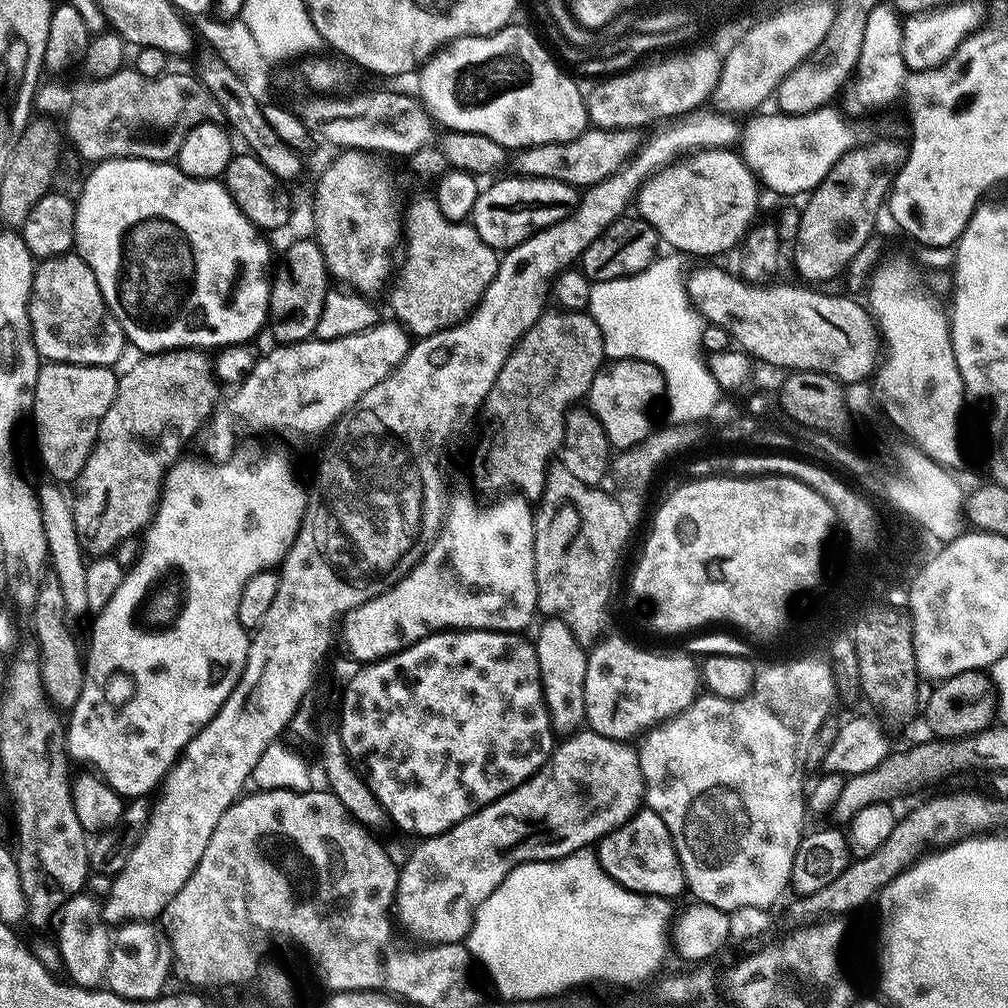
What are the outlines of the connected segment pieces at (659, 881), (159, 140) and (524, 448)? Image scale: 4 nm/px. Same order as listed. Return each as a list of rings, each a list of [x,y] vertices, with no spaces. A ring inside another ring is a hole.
[[[641,807],[621,828],[615,828],[599,840],[594,851],[606,874],[631,892],[644,896],[653,896],[658,892],[668,898],[668,892],[676,894],[676,890],[685,891],[684,875],[672,845],[670,830],[666,830],[666,822],[662,822],[652,808]]]
[[[125,66],[120,69],[120,72],[112,74],[109,77],[102,77],[100,79],[85,78],[86,80],[76,80],[73,84],[63,84],[60,78],[52,79],[56,80],[50,81],[49,84],[48,81],[41,83],[40,87],[36,89],[35,111],[43,114],[45,117],[55,118],[57,121],[64,120],[62,132],[66,137],[67,143],[69,140],[76,147],[77,154],[84,160],[92,160],[91,162],[99,162],[101,160],[158,160],[161,162],[172,162],[175,161],[182,142],[186,142],[186,134],[190,134],[190,130],[194,130],[194,126],[198,126],[199,124],[225,123],[222,106],[218,106],[218,98],[214,98],[214,94],[210,94],[210,90],[206,90],[203,79],[196,77],[195,80],[194,77],[187,76],[184,72],[169,70],[158,78],[146,78],[146,74],[138,74],[135,67]]]
[[[545,311],[538,322],[526,330],[524,337],[506,358],[494,386],[490,386],[490,394],[486,394],[484,399],[484,433],[480,436],[476,457],[472,460],[476,484],[484,492],[500,492],[503,488],[512,488],[508,490],[515,490],[528,498],[543,497],[550,465],[553,463],[551,460],[554,460],[564,442],[568,413],[587,397],[594,378],[605,363],[602,330],[598,330],[594,318],[587,311],[555,311]]]

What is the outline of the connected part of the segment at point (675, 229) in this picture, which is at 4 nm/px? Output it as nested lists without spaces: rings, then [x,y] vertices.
[[[705,148],[692,155],[683,157],[674,164],[668,164],[661,172],[656,172],[640,188],[638,205],[639,219],[655,230],[657,237],[669,244],[669,249],[680,254],[692,256],[720,256],[735,249],[752,228],[757,219],[756,207],[760,204],[761,185],[756,175],[748,169],[739,151],[727,148]]]

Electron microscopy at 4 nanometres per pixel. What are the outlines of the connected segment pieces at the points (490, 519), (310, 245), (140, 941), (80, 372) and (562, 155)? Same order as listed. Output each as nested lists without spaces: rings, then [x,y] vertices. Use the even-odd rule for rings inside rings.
[[[516,494],[509,496],[512,497],[489,512],[479,512],[476,508],[468,508],[465,512],[449,511],[440,536],[429,552],[420,559],[418,566],[414,566],[408,576],[403,576],[390,592],[383,592],[378,598],[358,606],[344,616],[342,640],[344,636],[349,654],[360,660],[356,662],[385,660],[434,632],[482,630],[520,634],[525,631],[523,628],[533,627],[538,616],[538,586],[534,562],[536,518],[533,505],[528,505],[531,503],[527,499]]]
[[[312,238],[296,240],[285,250],[278,264],[279,260],[271,277],[272,294],[268,303],[270,332],[272,328],[272,336],[276,339],[273,341],[281,345],[313,339],[318,318],[322,318],[322,302],[326,302],[330,287],[330,273],[320,245]]]
[[[129,920],[119,925],[112,937],[106,988],[127,1000],[156,1000],[165,995],[173,968],[172,948],[163,927],[150,920]]]
[[[41,363],[38,382],[34,386],[30,418],[36,423],[36,446],[40,450],[40,460],[56,482],[75,482],[82,466],[86,466],[86,458],[90,458],[92,448],[98,438],[100,420],[110,410],[110,402],[114,402],[117,373],[111,367],[98,364],[58,364]]]
[[[594,128],[565,144],[540,144],[519,153],[515,171],[521,176],[554,178],[573,186],[587,186],[614,174],[636,152],[642,136],[634,128]]]

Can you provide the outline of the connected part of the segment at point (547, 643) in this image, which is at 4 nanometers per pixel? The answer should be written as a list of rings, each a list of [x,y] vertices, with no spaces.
[[[544,618],[539,624],[535,629],[537,632],[536,636],[534,635],[534,643],[538,654],[544,701],[552,718],[553,729],[557,733],[564,732],[560,734],[572,734],[585,723],[588,652],[585,645],[578,642],[566,622],[557,618]]]

